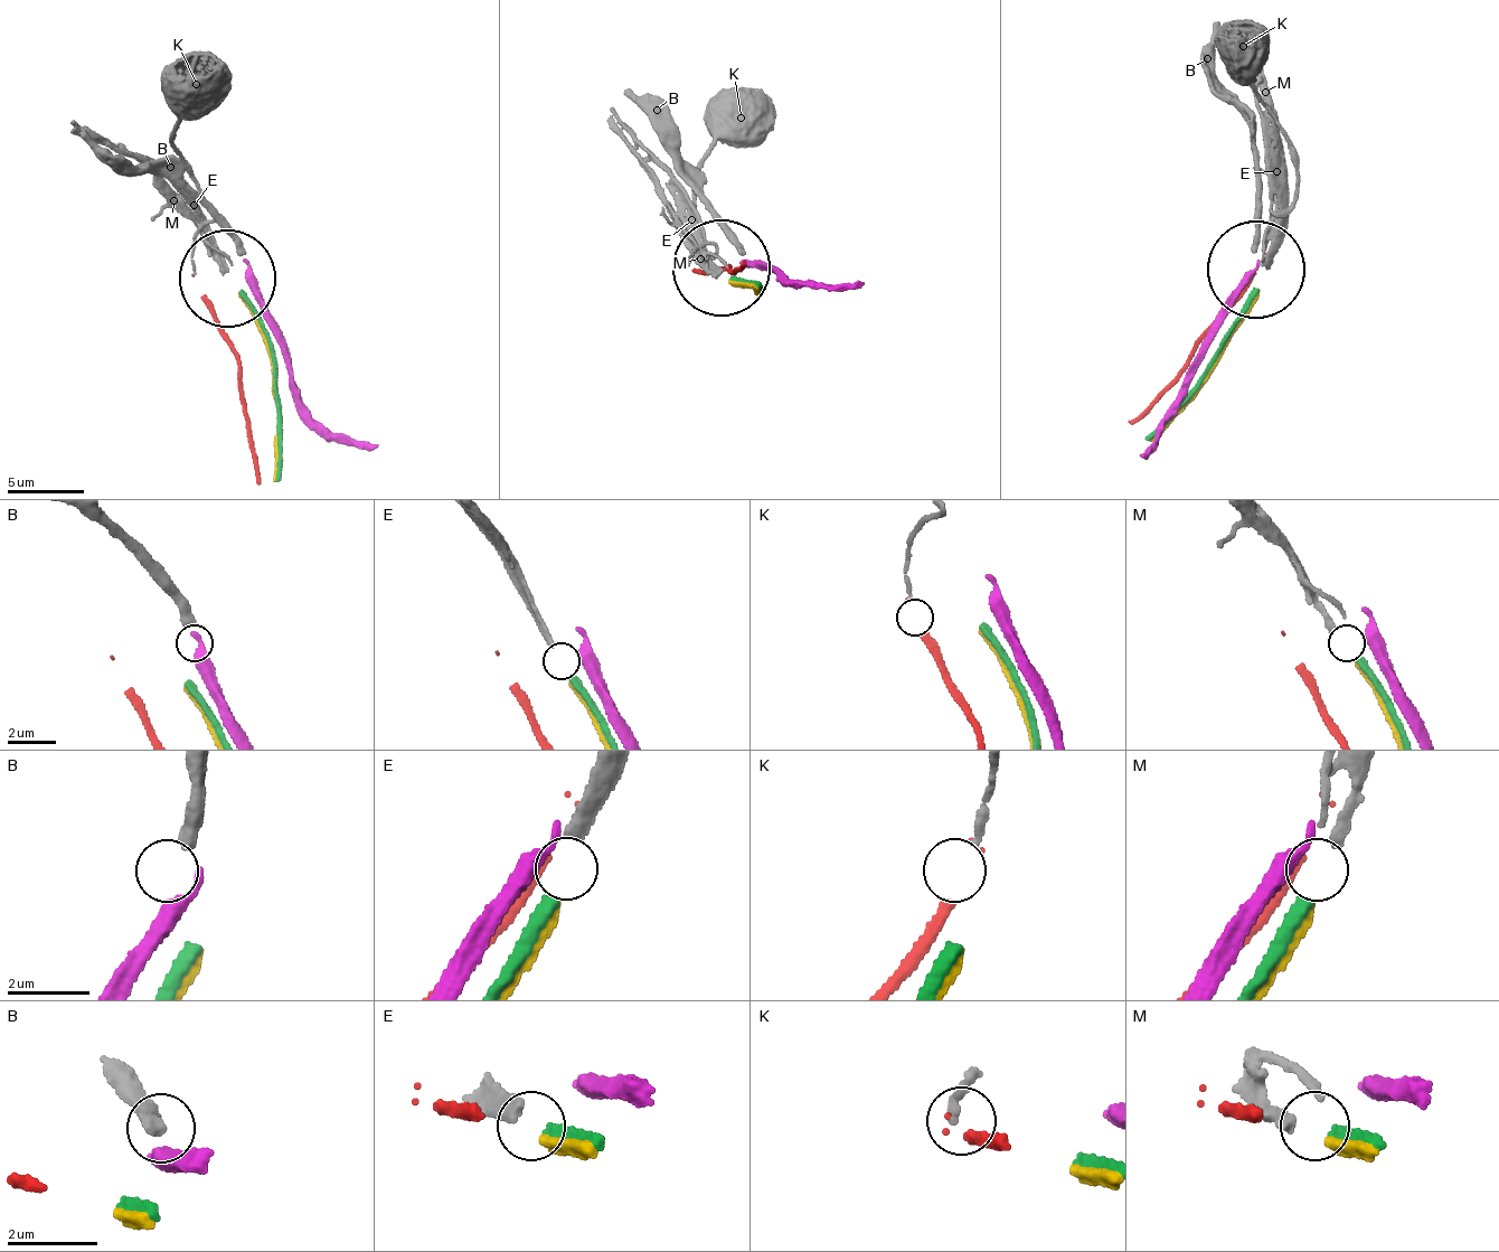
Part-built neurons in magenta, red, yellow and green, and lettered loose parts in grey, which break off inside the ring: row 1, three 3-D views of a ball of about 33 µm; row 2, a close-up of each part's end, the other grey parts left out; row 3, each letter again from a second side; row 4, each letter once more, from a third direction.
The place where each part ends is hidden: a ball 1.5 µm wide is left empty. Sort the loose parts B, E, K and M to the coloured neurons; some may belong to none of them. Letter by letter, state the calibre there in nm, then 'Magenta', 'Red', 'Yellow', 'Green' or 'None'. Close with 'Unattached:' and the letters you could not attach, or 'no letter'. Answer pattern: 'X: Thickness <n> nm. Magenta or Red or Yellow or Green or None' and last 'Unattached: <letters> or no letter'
B: Thickness 400 nm. None
E: Thickness 320 nm. Green
K: Thickness 160 nm. None
M: Thickness 280 nm. Yellow
Unattached: B, K

